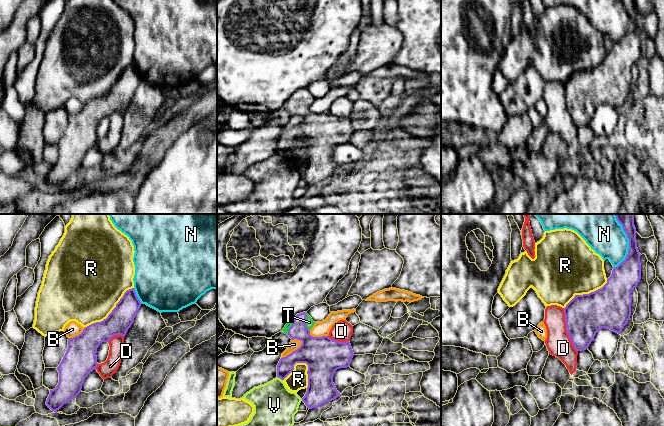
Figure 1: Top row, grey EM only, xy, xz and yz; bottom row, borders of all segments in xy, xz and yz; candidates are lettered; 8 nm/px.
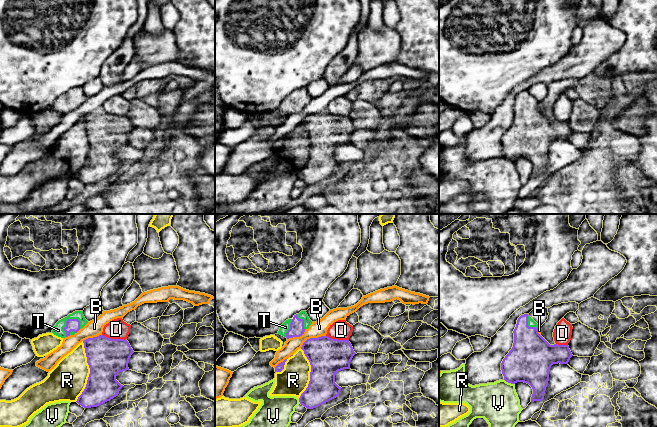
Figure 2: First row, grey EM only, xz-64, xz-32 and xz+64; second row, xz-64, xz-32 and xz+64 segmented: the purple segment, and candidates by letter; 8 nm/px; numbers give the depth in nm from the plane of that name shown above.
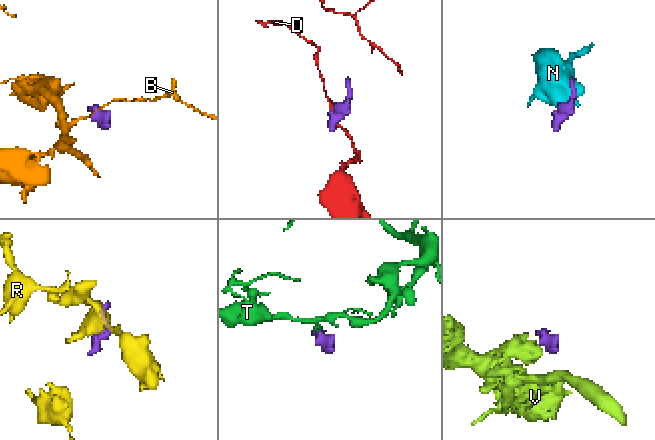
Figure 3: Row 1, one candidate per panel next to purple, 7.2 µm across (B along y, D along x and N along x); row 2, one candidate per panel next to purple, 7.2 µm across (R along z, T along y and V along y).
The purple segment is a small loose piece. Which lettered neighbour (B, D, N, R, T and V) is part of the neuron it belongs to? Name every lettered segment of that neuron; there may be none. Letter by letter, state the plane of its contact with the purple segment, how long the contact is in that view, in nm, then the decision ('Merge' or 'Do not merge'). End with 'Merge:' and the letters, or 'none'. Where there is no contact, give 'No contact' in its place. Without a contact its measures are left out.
B: Touches purple in xz. Shared border 220 nm. Do not merge
D: Touches purple in yz. Shared border 360 nm. Do not merge
N: Touches purple in yz. Shared border 360 nm. Do not merge
R: Touches purple in xy. Shared border 500 nm. Do not merge
T: Touches purple in xz. Shared border 160 nm. Merge
V: Touches purple in xz. Shared border 60 nm. Do not merge
Merge: T

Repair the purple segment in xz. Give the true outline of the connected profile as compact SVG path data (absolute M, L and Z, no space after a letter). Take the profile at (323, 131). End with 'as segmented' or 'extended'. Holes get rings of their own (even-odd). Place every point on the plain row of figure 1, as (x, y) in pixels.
M303 88L285 101L282 107L302 120L281 134L277 141L277 153L281 156L294 146L296 139L308 141L308 163L302 177L309 185L341 172L333 159L333 152L337 145L349 143L354 132L349 117L339 118L328 112L311 112L310 106L314 100L307 88Z; extended

